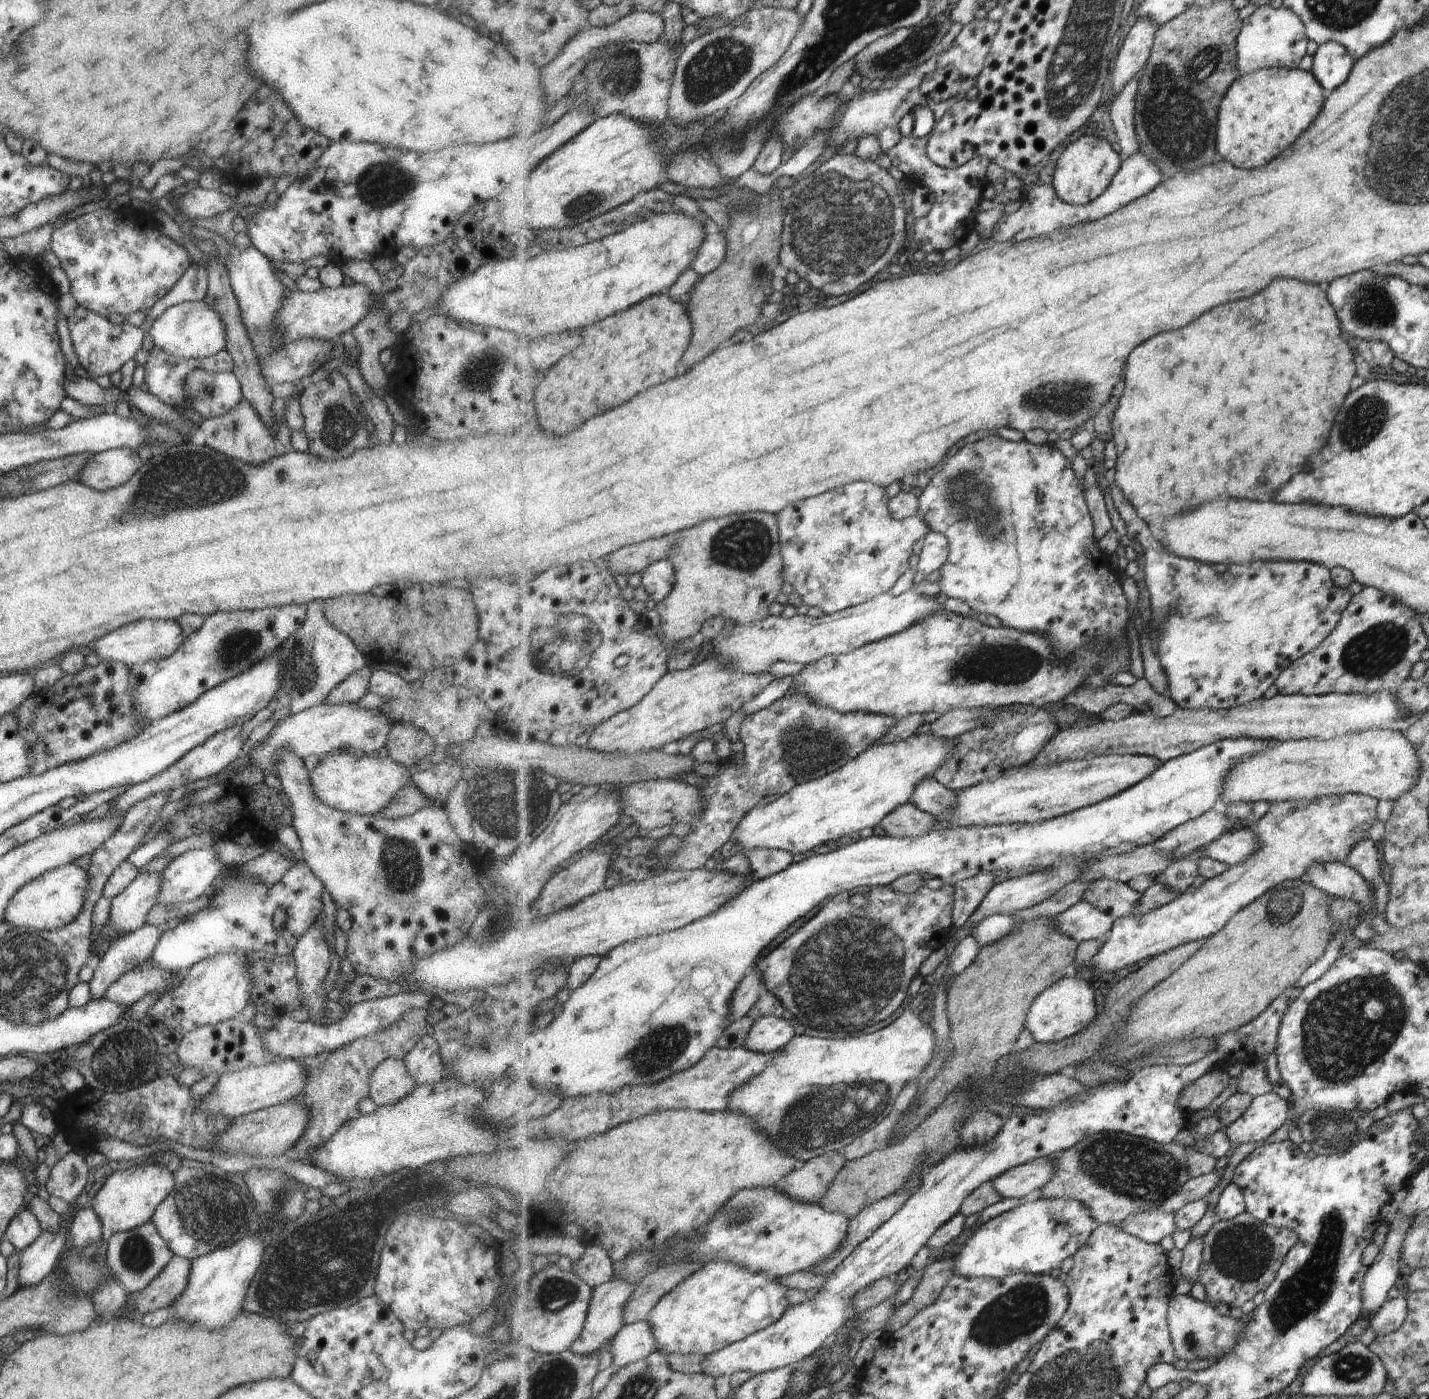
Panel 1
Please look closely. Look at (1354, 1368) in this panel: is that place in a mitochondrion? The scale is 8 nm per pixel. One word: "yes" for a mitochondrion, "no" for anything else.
yes

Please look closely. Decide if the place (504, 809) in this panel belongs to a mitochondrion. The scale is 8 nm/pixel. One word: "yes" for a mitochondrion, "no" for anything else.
yes

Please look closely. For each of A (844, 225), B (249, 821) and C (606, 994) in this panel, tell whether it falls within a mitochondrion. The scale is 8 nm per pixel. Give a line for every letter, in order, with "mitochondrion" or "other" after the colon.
A: mitochondrion
B: other
C: other

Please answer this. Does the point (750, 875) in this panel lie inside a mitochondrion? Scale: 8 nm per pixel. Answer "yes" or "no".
no

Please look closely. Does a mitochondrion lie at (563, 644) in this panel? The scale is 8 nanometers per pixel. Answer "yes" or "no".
yes

